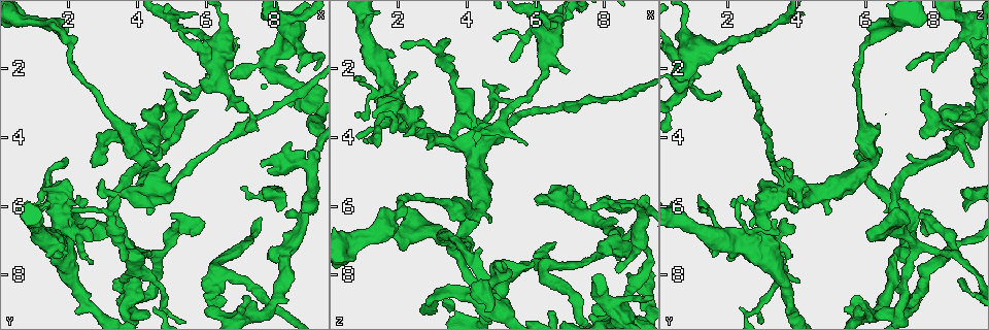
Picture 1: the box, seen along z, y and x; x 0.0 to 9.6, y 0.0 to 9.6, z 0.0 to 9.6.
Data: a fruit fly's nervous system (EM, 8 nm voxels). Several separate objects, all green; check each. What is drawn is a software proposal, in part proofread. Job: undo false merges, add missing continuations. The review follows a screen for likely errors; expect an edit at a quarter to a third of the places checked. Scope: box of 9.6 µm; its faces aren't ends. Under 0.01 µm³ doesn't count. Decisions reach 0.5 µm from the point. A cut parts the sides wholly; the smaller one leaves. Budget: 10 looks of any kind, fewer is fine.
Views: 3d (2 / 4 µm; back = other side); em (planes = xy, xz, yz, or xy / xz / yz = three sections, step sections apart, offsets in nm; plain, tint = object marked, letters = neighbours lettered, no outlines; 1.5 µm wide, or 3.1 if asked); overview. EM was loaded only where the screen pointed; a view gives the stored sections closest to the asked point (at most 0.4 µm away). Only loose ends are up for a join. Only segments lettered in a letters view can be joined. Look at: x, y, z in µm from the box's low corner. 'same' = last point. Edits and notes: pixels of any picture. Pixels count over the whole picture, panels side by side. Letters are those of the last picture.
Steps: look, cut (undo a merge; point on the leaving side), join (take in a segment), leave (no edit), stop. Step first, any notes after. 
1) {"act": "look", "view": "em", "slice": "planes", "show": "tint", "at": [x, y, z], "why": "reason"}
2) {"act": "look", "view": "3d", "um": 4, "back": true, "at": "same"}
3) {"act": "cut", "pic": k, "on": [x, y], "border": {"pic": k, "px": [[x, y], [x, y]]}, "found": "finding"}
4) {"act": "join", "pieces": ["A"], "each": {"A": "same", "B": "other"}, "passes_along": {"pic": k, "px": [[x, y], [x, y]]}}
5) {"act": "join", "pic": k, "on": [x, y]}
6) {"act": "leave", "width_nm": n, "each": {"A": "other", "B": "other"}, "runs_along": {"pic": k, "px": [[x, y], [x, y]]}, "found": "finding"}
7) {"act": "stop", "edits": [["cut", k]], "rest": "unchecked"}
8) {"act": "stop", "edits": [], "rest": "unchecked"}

{"act": "look", "view": "em", "slice": "planes", "show": "letters", "at": [2.75, 4.80, 9.10], "why": "branch stops here"}

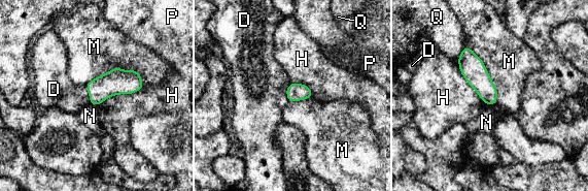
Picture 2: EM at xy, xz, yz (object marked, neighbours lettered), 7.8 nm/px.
{"act": "leave", "each": {"D": "other", "H": "other", "M": "other", "N": "other", "P": "other", "Q": "other"}, "border": {"pic": 2, "px": [[143, 82], [115, 66], [84, 85]]}, "found": "no lettered segment goes on from it"}

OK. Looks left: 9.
{"act": "look", "view": "3d", "um": 2, "at": [3.45, 5.65, 1.10], "why": "an open end"}

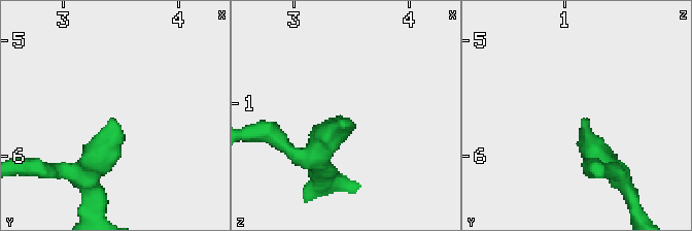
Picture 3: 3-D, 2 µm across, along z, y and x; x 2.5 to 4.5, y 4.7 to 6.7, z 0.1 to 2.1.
{"act": "look", "view": "em", "slice": "xz", "step": 4, "show": "letters", "at": [3.42, 5.68, 1.14], "why": "now the EM"}

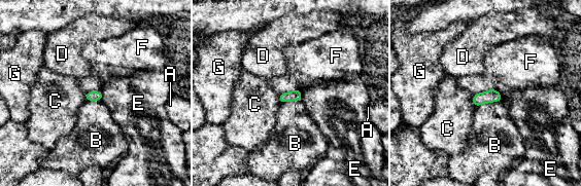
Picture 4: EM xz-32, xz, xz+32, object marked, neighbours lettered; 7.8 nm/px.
{"act": "leave", "each": {"A": "other", "B": "other", "C": "other", "D": "other", "E": "other", "F": "other", "G": "other"}, "found": "none of them fits"}

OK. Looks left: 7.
{"act": "look", "view": "3d", "um": 2, "at": [3.65, 8.15, 4.10], "why": "branch stops here"}

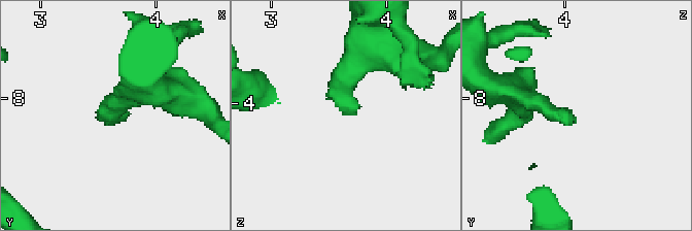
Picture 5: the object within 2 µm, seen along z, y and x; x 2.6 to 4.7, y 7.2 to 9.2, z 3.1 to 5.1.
{"act": "look", "view": "em", "slice": "xy", "step": 4, "show": "letters", "at": [3.72, 8.18, 4.10], "why": "shape alone is not enough"}

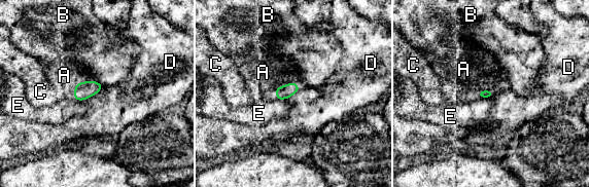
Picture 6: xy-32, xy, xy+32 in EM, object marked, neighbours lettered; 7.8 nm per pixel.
{"act": "look", "view": "em", "slice": "planes", "show": "letters", "at": "same", "why": "cut it another way"}

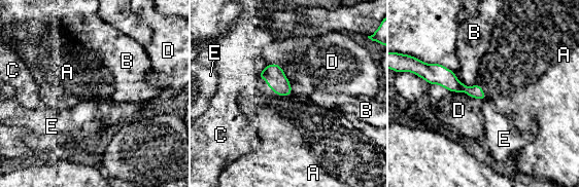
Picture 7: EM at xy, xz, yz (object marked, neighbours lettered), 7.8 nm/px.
{"act": "join", "pieces": ["A"], "each": {"A": "same", "B": "other", "C": "other", "D": "other", "E": "other"}, "found": "it goes on there"}

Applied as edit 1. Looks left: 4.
{"act": "stop", "edits": [["join", 7]], "rest": "unchecked"}

